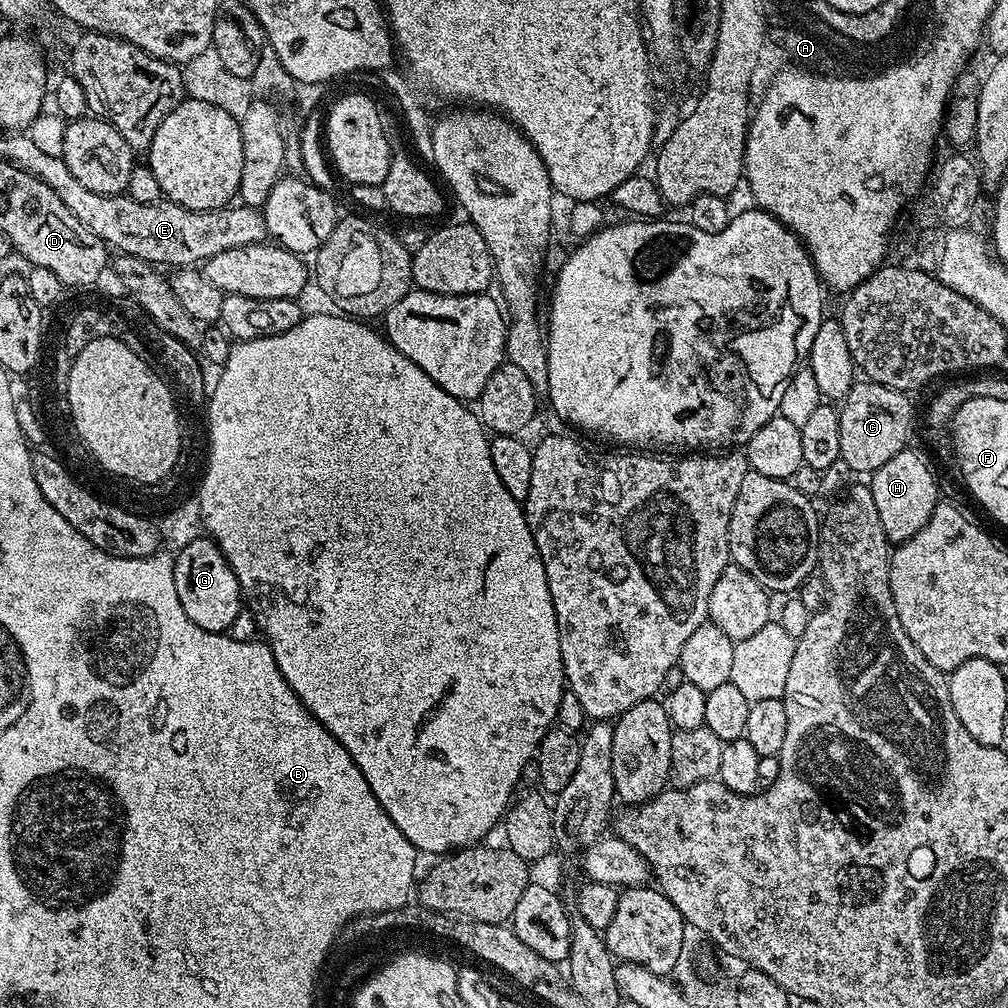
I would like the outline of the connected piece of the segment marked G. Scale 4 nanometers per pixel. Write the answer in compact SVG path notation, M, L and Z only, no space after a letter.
M204 534L179 549L174 560L174 586L178 586L178 602L182 602L186 618L194 626L202 626L202 630L227 633L242 607L240 583L234 570L216 541Z

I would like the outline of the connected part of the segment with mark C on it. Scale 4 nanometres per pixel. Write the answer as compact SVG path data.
M869 380L861 381L853 381L850 390L839 405L838 430L841 431L839 454L840 458L848 464L851 473L868 476L884 466L890 458L894 458L894 455L900 453L904 447L907 447L914 418L914 408L910 402L911 397L907 393L882 386L881 383L874 383Z

